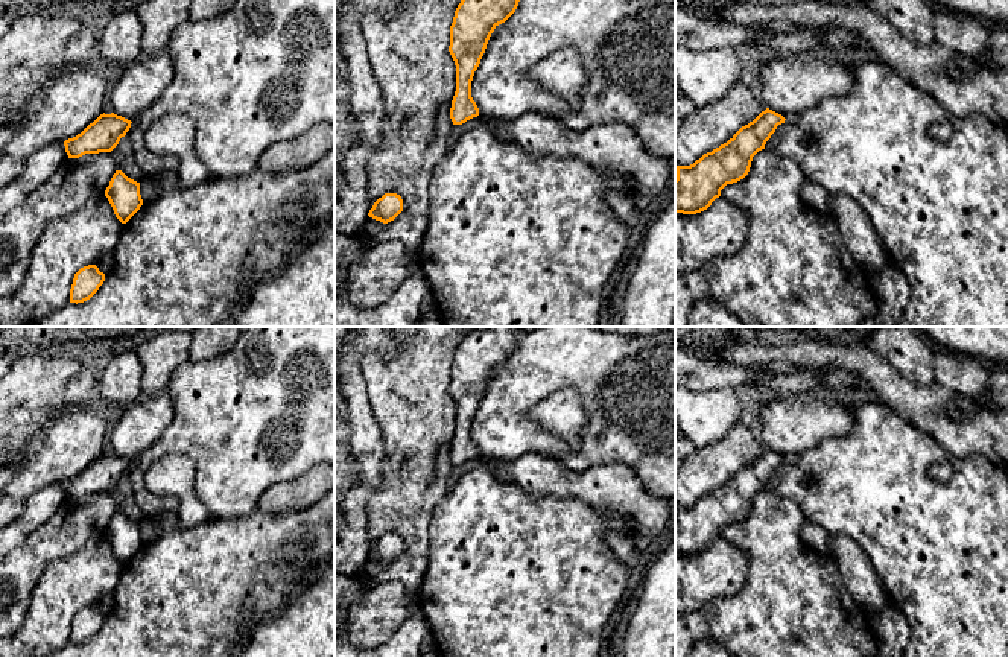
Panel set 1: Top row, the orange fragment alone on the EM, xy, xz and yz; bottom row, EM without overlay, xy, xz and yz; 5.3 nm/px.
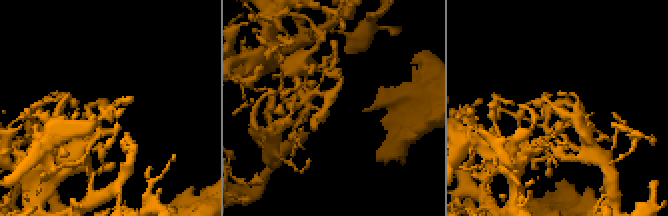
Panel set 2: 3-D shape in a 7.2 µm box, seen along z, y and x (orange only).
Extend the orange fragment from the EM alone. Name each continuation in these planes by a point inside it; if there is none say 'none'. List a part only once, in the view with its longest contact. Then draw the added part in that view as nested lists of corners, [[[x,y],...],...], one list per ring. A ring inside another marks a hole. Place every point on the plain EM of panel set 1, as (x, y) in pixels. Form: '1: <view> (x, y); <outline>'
none

